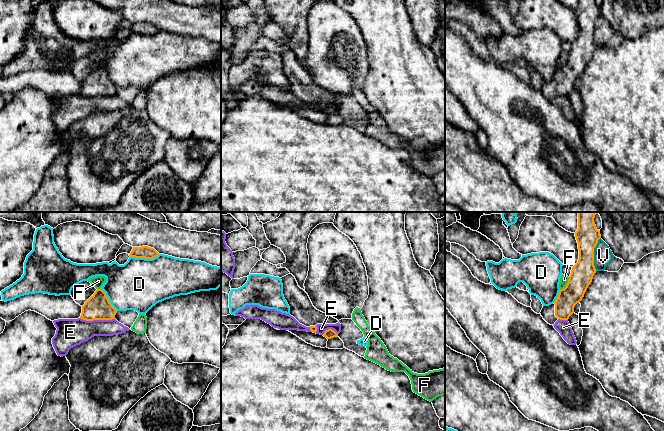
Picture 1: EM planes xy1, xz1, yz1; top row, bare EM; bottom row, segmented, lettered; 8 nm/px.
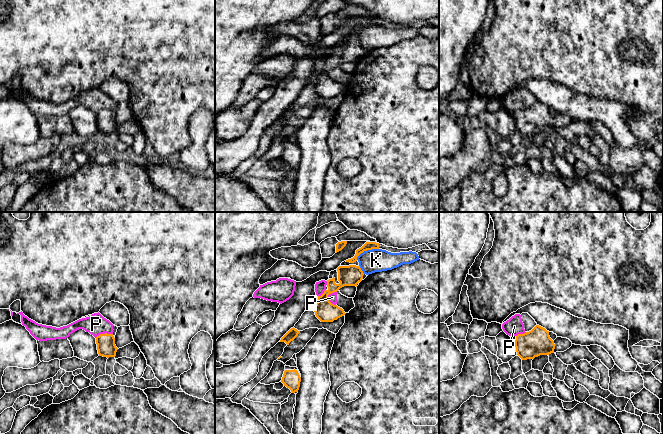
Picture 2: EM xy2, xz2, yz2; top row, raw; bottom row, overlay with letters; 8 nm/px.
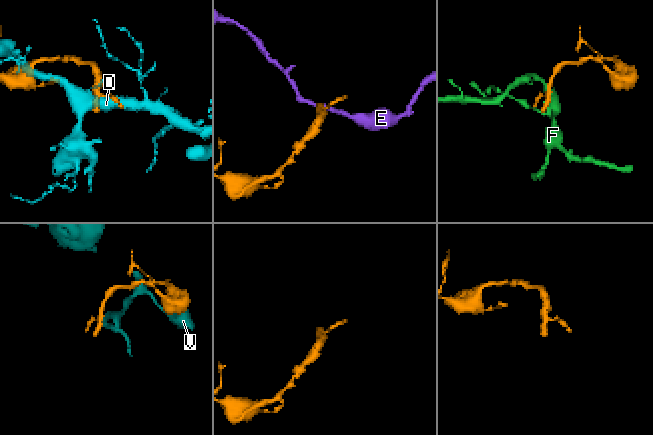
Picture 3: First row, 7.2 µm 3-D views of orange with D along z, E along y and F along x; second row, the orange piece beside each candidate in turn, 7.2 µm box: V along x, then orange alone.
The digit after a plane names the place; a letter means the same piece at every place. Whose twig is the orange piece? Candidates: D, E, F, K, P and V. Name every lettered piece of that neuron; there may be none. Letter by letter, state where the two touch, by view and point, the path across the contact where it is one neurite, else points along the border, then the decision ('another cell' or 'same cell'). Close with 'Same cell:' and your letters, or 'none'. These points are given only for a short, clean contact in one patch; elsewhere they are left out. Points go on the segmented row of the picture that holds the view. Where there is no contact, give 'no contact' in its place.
D: contact xy1 (144, 257); another cell
E: contact xy1 (97, 319); border xy1 (80, 317), (86, 320), (114, 319); another cell
F: contact yz1 (567, 284); another cell
K: contact xz2 (366, 250); border xz2 (378, 248), (364, 250), (356, 259); another cell
P: contact xz2 (327, 298); border xz2 (334, 291), (328, 295), (328, 299), (335, 305); another cell
V: contact yz1 (593, 254); border yz1 (600, 237), (594, 248), (594, 268), (596, 270); another cell
Same cell: none

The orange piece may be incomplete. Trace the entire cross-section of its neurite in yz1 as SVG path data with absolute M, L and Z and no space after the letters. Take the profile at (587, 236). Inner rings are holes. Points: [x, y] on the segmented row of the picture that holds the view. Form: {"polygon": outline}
{"polygon": "M578 212L578 229L575 232L579 249L578 262L572 267L568 283L559 291L555 302L549 306L543 306L540 312L550 325L554 325L558 319L569 319L597 271L594 266L594 248L601 235L594 223L596 214L598 212Z"}

